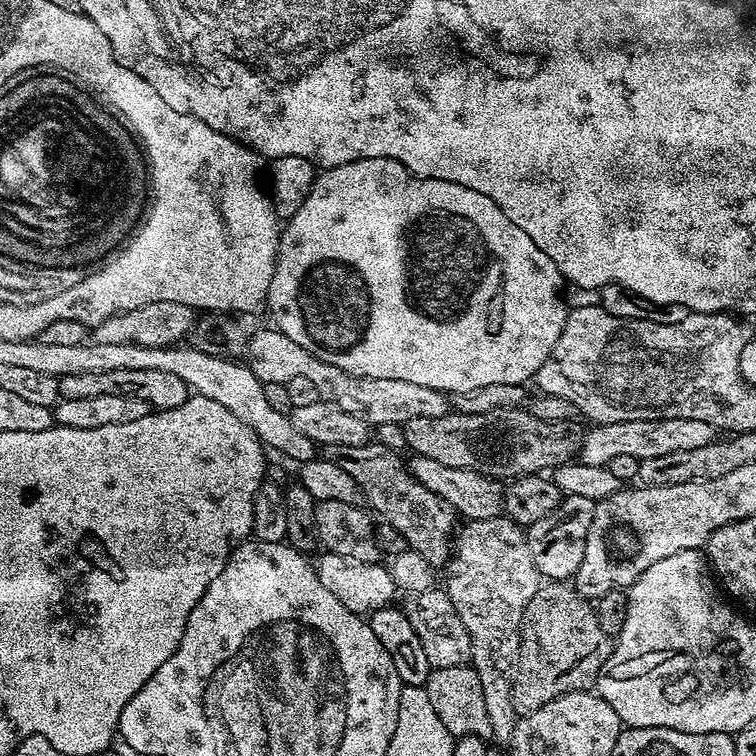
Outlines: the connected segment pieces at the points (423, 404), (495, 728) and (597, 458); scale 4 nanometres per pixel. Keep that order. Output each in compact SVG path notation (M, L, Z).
M261 327L252 335L252 341L248 343L246 353L248 367L263 385L288 384L290 378L307 378L309 382L314 382L321 400L326 401L327 404L338 406L350 414L361 416L372 426L376 426L376 424L403 426L406 422L410 422L410 418L442 418L442 414L450 411L449 397L430 386L418 386L418 382L402 382L402 378L366 378L365 376L355 376L346 370L338 370L338 366L330 366L330 362L322 362L314 354L302 350L302 346L298 346L298 342L290 342L290 338L286 338L286 334L282 334L279 328L267 327Z
M504 514L467 521L455 533L446 571L448 597L454 602L454 610L458 610L458 618L462 618L462 626L466 626L470 634L470 667L482 681L486 715L492 727L491 739L504 746L511 745L518 719L512 685L520 657L520 627L530 598L542 587L540 572L534 566L534 558L530 558L525 529Z
M662 418L661 420L635 420L634 422L614 422L613 424L597 424L584 432L584 443L581 444L578 460L590 466L605 466L610 458L629 456L638 460L658 458L661 454L675 454L678 450L698 450L698 446L706 446L717 439L718 432L710 426L710 422L697 422L694 418Z

